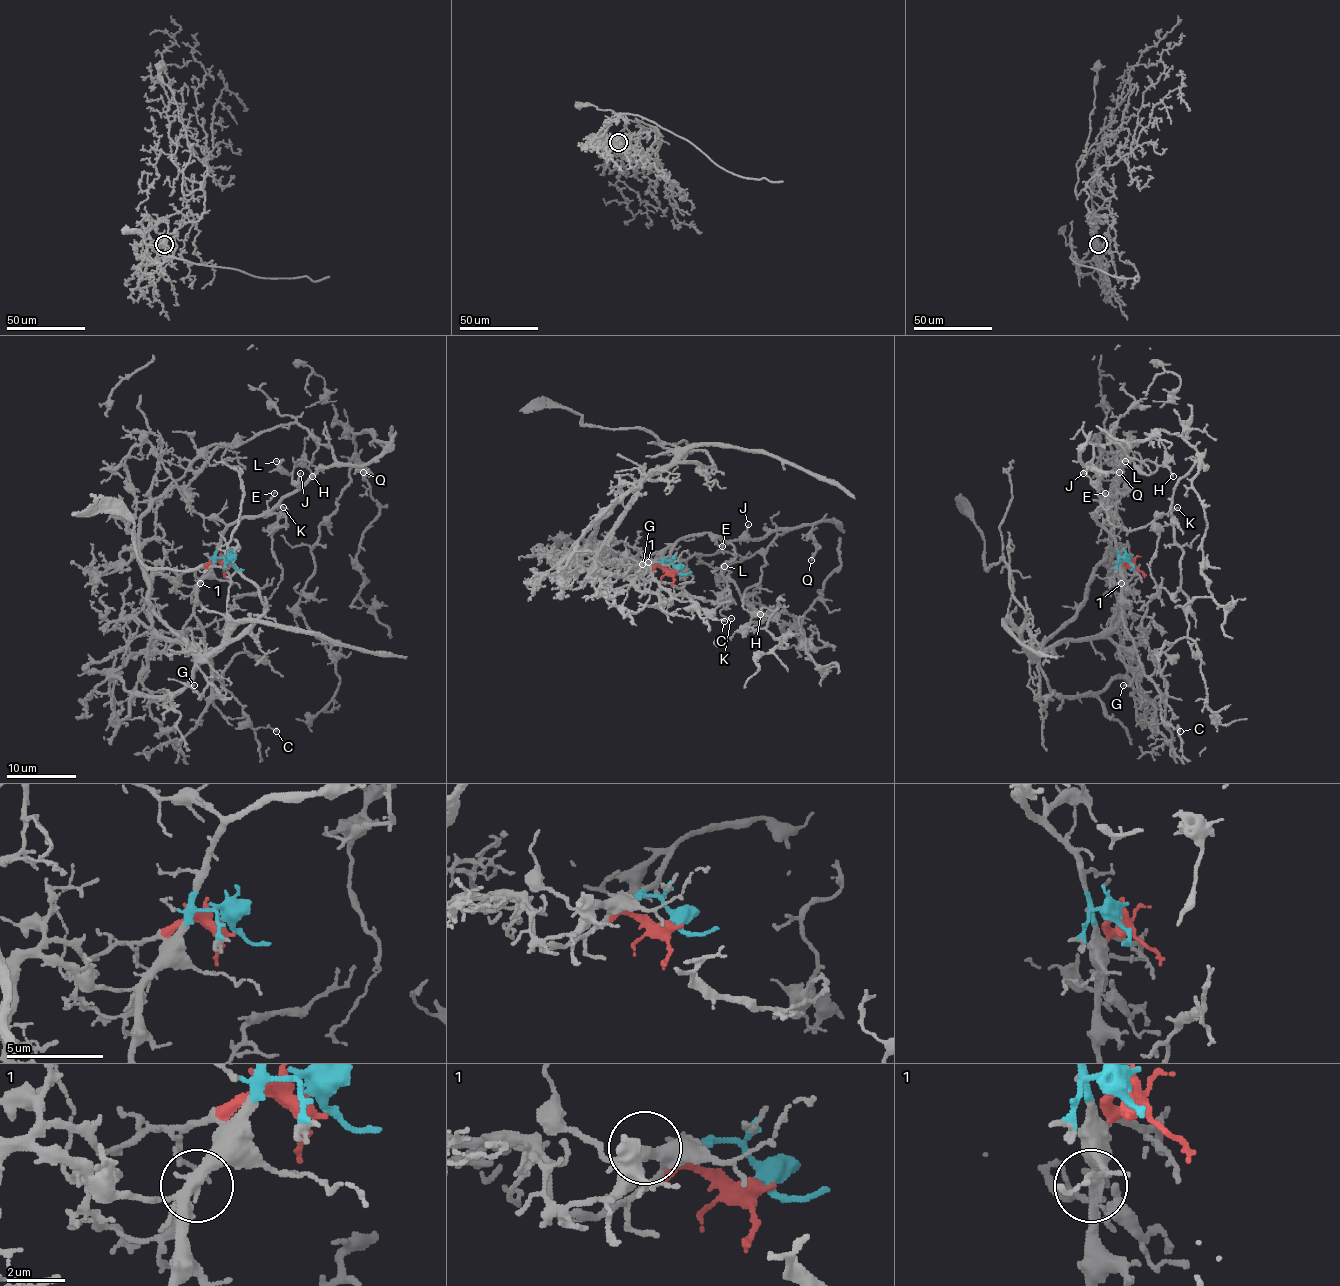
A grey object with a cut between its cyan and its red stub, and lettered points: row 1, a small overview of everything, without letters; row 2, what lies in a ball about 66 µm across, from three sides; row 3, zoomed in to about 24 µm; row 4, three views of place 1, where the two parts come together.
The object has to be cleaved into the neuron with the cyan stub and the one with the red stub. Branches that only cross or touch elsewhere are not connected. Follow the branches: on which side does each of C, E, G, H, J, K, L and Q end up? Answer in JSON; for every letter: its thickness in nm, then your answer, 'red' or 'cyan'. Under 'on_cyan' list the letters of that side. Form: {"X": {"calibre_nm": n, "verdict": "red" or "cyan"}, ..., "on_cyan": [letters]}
{"C": {"calibre_nm": 170, "verdict": "cyan"}, "E": {"calibre_nm": 140, "verdict": "cyan"}, "G": {"calibre_nm": 130, "verdict": "cyan"}, "H": {"calibre_nm": 120, "verdict": "cyan"}, "J": {"calibre_nm": 130, "verdict": "cyan"}, "K": {"calibre_nm": 100, "verdict": "cyan"}, "L": {"calibre_nm": 120, "verdict": "cyan"}, "Q": {"calibre_nm": 200, "verdict": "cyan"}, "on_cyan": ["C", "E", "G", "H", "J", "K", "L", "Q"]}

